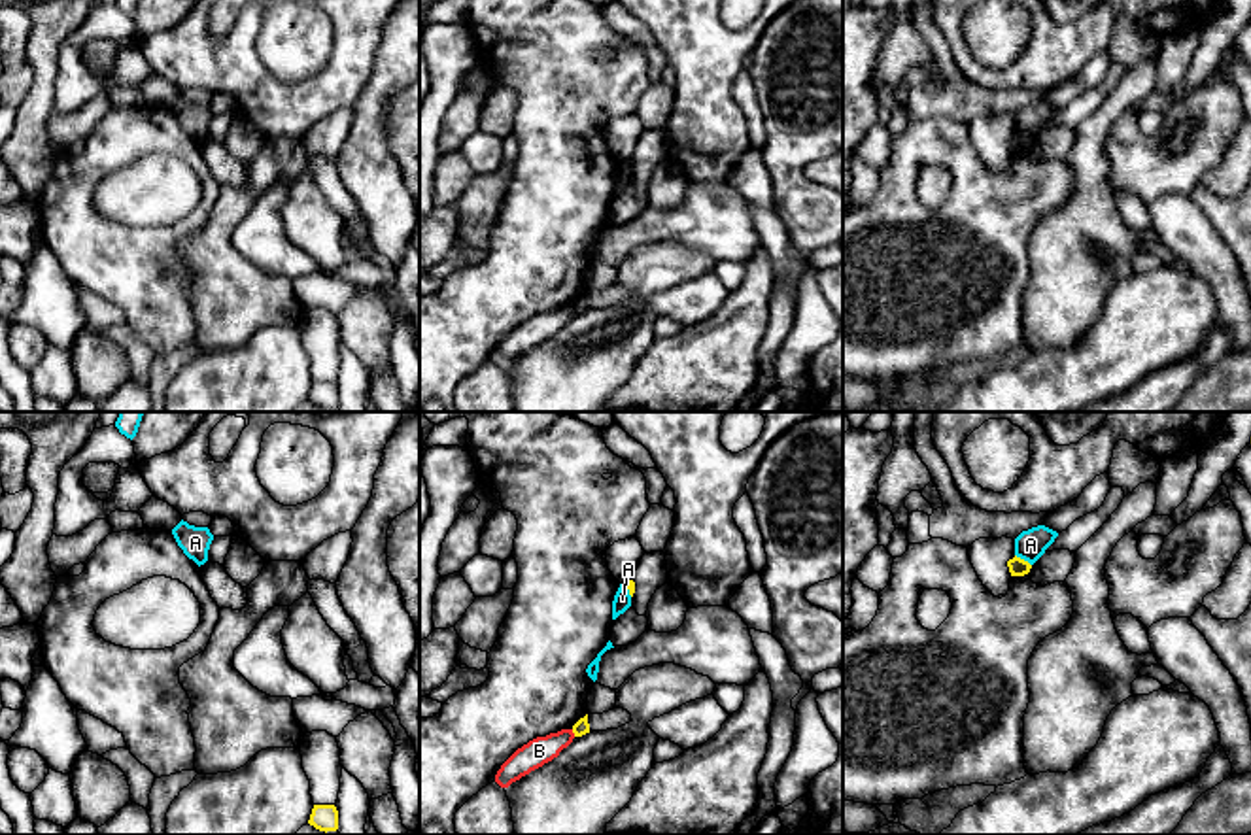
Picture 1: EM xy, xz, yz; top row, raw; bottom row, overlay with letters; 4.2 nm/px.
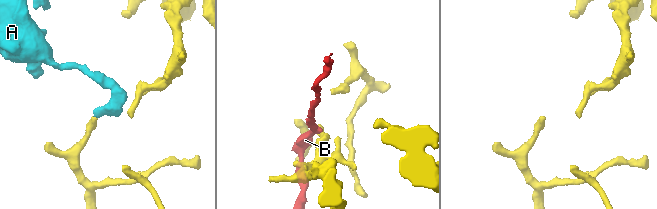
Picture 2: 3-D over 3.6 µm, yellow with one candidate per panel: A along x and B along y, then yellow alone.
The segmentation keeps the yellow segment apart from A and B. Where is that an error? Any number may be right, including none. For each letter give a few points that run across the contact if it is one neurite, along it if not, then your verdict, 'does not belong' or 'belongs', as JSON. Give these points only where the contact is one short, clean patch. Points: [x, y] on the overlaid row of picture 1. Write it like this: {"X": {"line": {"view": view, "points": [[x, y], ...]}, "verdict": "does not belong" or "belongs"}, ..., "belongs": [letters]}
{"A": {"line": {"view": "yz", "points": [[1015, 554], [1030, 565]]}, "verdict": "does not belong"}, "B": {"verdict": "does not belong"}, "belongs": []}

